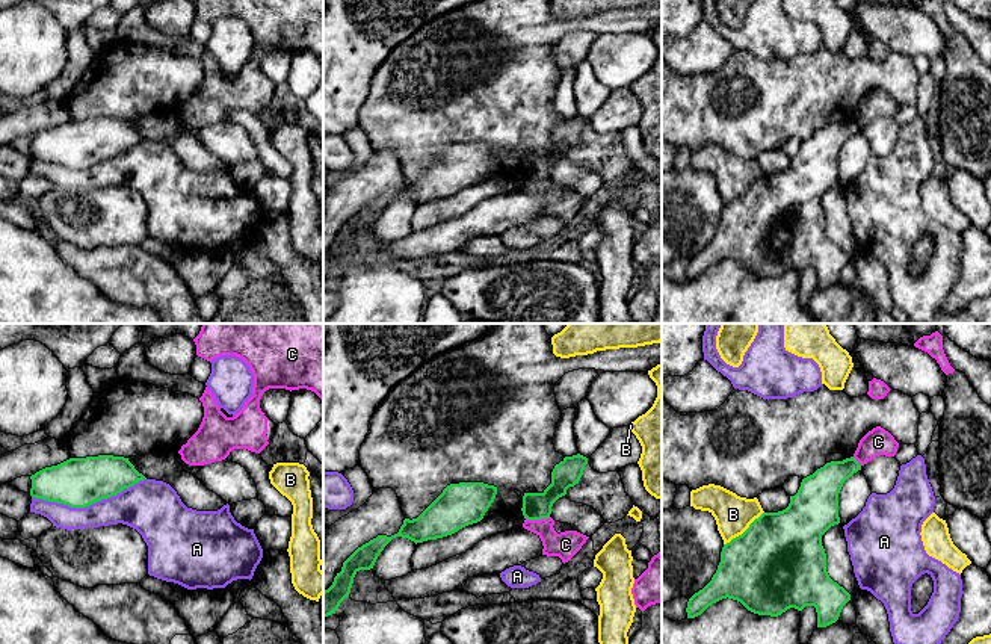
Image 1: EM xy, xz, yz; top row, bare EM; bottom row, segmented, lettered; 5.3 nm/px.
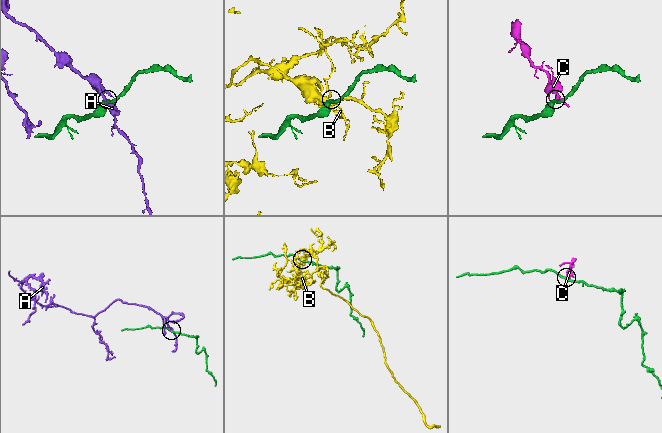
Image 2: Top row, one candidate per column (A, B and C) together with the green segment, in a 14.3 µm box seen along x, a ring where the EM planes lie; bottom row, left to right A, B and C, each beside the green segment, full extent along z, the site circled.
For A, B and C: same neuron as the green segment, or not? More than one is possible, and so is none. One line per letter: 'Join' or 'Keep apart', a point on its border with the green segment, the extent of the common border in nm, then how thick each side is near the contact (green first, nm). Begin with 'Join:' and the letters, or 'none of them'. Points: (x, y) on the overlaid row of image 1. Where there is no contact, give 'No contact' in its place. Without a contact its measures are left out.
Join: none of them
A: Keep apart. Touches green at xy (88, 505). Shared border 600 nm. Thickness 260 nm (green) against 220 nm
B: Keep apart. Touches green at yz (745, 531). Shared border 280 nm. Thickness 500 nm (green) against 200 nm
C: Keep apart. Touches green at xz (537, 519). Shared border 130 nm. Thickness 140 nm (green) against 140 nm

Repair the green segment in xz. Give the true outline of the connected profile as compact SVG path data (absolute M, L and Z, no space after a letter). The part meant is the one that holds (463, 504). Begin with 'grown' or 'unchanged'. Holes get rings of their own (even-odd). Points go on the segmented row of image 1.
unchanged; M483 482L450 484L417 519L405 519L397 534L378 535L358 547L343 562L332 585L323 591L323 618L335 614L340 603L349 596L355 574L360 570L373 568L378 556L393 538L402 537L417 544L452 535L480 522L496 494L497 487Z

